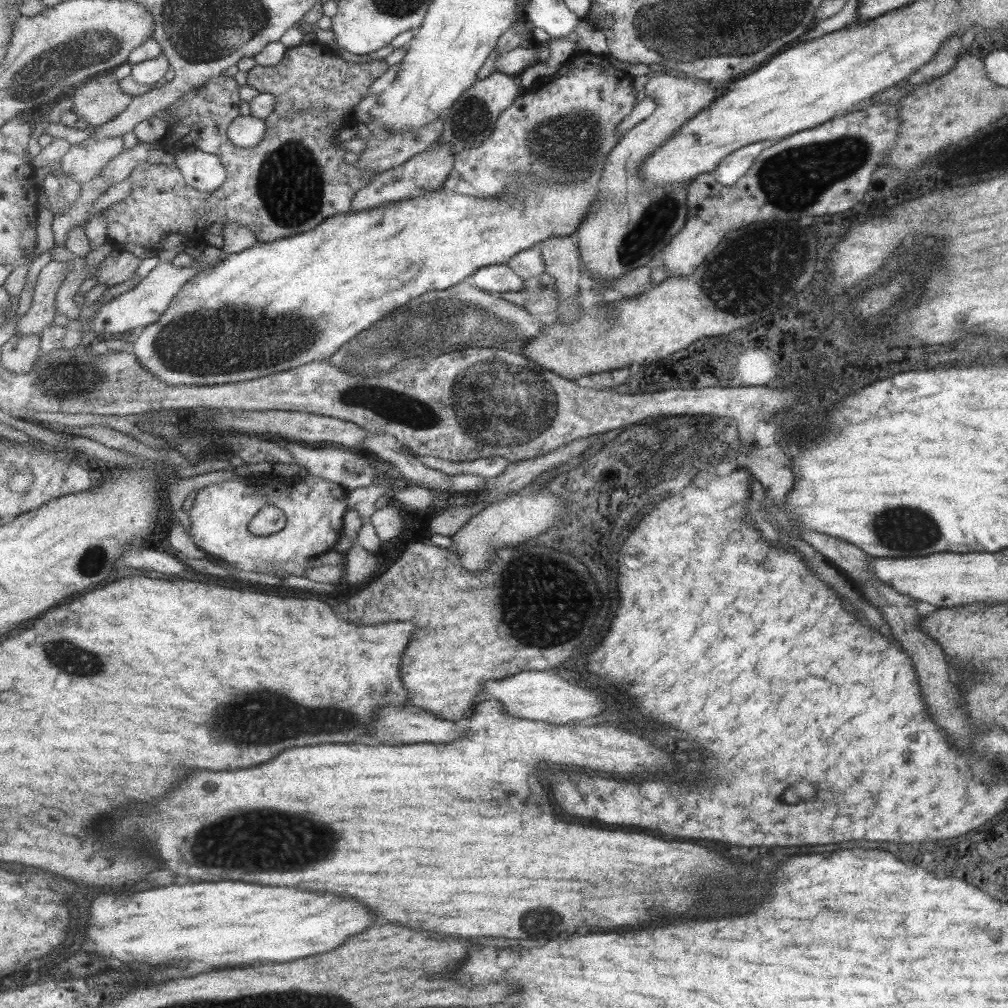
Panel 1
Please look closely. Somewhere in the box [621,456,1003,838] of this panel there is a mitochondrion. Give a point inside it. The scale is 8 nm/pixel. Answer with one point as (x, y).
(904, 529)

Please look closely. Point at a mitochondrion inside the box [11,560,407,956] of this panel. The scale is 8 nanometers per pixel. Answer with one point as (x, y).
(227, 845)

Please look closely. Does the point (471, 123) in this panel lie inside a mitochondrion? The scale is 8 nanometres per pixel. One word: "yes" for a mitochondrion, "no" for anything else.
yes

